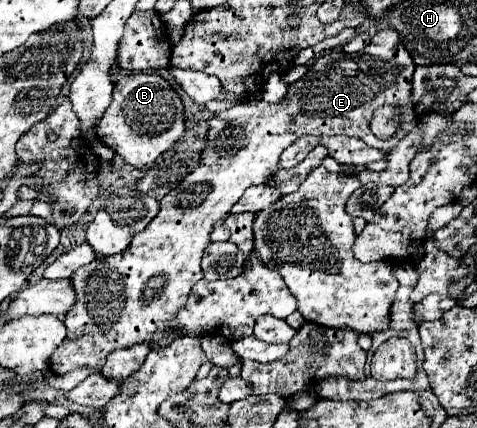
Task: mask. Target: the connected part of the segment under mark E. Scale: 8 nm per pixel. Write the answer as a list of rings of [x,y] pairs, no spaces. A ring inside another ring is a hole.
[[[389,27],[389,29],[375,33],[369,39],[369,43],[357,53],[349,55],[343,51],[333,51],[317,59],[305,77],[289,85],[291,89],[289,89],[289,95],[283,99],[283,103],[251,101],[251,103],[241,103],[221,113],[215,113],[209,119],[207,147],[201,151],[199,167],[187,175],[185,183],[169,191],[169,195],[165,195],[159,201],[161,209],[157,217],[149,223],[149,227],[141,231],[139,235],[135,235],[125,251],[117,255],[109,255],[109,257],[99,257],[93,263],[73,273],[71,283],[73,283],[77,301],[63,319],[67,327],[67,337],[61,343],[61,347],[57,347],[57,351],[51,355],[49,365],[53,373],[65,375],[83,367],[101,369],[109,351],[131,347],[143,341],[155,345],[155,343],[161,343],[161,339],[165,337],[165,345],[169,345],[175,337],[173,337],[173,331],[167,329],[167,323],[181,309],[181,303],[185,303],[193,285],[199,279],[203,279],[201,255],[211,241],[209,235],[213,231],[213,225],[229,213],[229,209],[241,199],[247,187],[261,185],[273,173],[277,173],[277,169],[281,169],[279,165],[281,153],[303,135],[359,137],[359,139],[365,139],[367,145],[377,147],[383,153],[389,153],[403,139],[401,133],[397,133],[389,141],[381,141],[371,133],[369,121],[377,107],[387,105],[387,103],[397,103],[401,107],[407,107],[407,129],[409,131],[413,129],[413,125],[417,123],[417,115],[411,109],[413,69],[415,69],[415,63],[401,41],[401,35]]]

